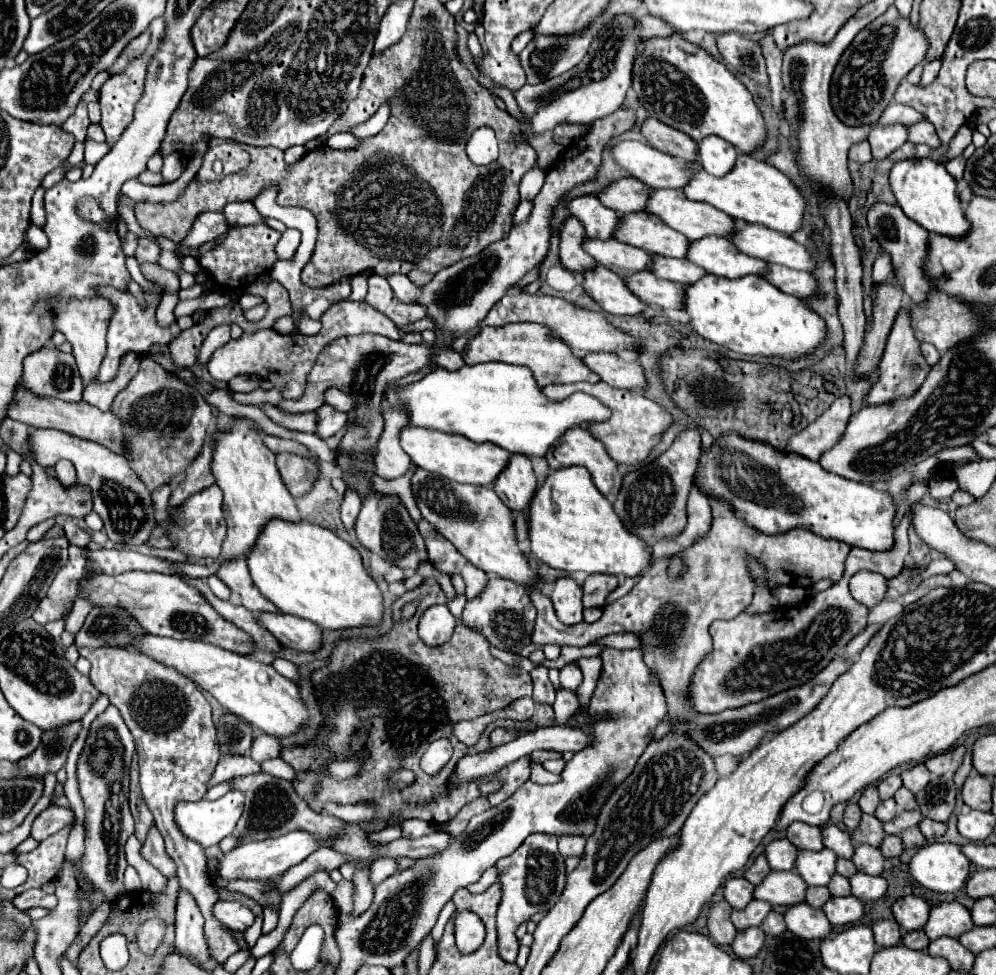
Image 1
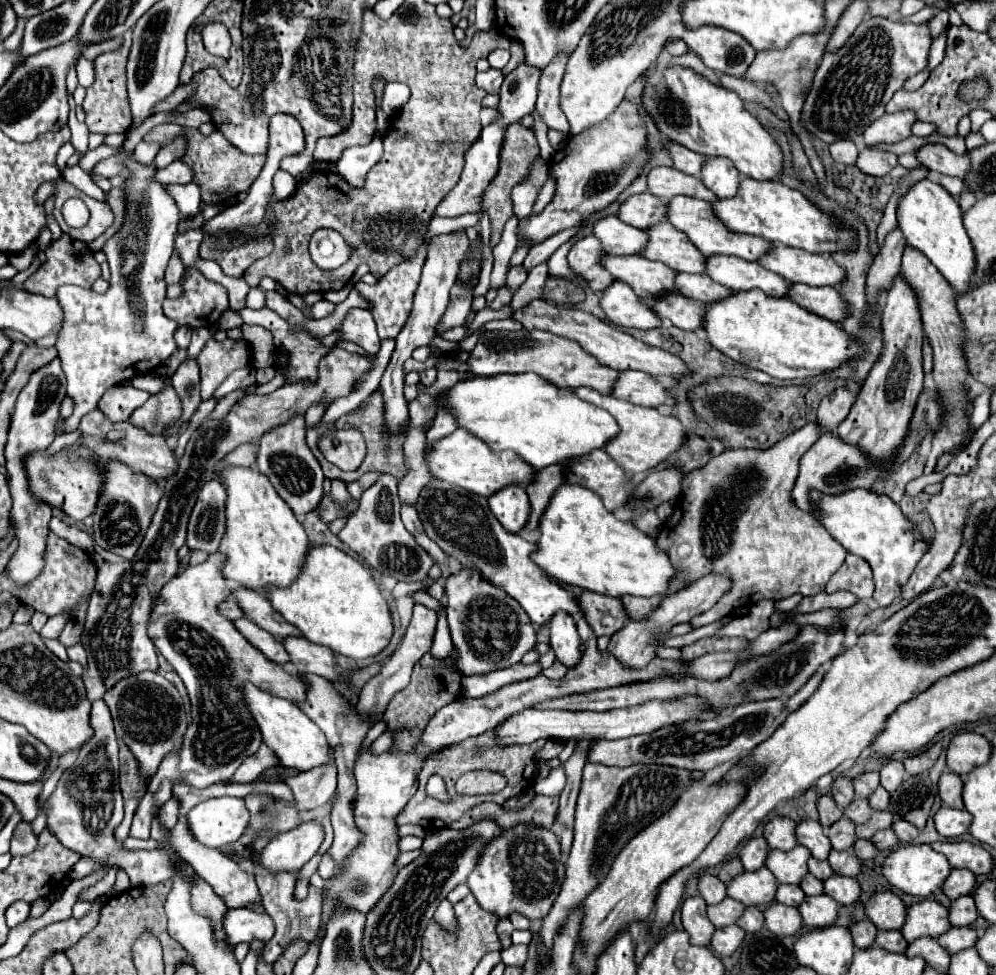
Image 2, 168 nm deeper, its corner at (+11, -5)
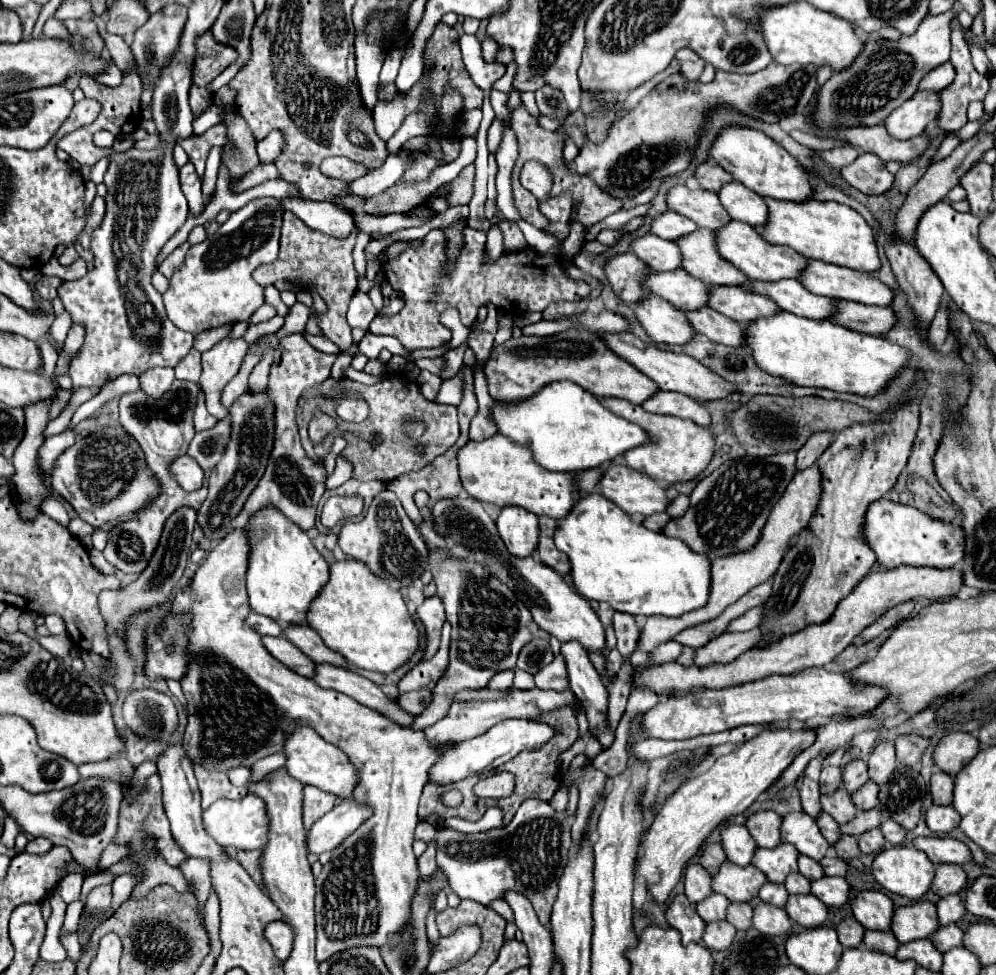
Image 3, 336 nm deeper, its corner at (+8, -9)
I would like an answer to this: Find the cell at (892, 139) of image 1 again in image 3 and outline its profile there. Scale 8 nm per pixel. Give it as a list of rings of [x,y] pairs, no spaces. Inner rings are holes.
[[[918,91],[912,99],[892,111],[884,125],[892,137],[910,139],[920,135],[930,121],[940,113],[940,93],[936,91]]]

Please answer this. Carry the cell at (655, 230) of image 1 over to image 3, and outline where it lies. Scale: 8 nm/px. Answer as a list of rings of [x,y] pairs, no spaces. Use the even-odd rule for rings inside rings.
[[[698,229],[696,233],[678,239],[676,245],[680,247],[682,257],[684,257],[682,259],[684,269],[700,281],[704,281],[708,285],[744,285],[744,281],[748,281],[748,277],[744,277],[744,273],[740,273],[740,269],[736,269],[736,265],[732,265],[730,261],[724,261],[720,257],[720,253],[716,253],[716,237],[712,231]]]

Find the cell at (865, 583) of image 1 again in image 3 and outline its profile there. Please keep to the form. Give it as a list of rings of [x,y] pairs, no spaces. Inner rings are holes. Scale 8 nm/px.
[[[758,627],[746,633],[724,633],[712,639],[708,645],[700,647],[694,657],[694,663],[700,667],[708,667],[714,663],[730,663],[740,653],[744,653],[750,645],[754,645],[760,637],[762,633]]]

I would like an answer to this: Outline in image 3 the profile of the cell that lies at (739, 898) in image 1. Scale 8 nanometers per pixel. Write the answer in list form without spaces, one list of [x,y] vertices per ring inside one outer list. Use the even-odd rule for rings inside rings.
[[[688,865],[684,871],[684,895],[688,901],[698,903],[712,893],[712,877],[702,865]]]

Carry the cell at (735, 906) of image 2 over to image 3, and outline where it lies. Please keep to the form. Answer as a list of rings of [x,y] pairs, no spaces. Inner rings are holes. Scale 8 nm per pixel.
[[[710,893],[704,901],[696,903],[696,911],[698,911],[698,915],[700,915],[706,923],[710,923],[710,921],[720,921],[720,919],[726,917],[726,907],[728,907],[728,903],[730,903],[730,901],[728,901],[724,895],[720,895],[720,893]]]

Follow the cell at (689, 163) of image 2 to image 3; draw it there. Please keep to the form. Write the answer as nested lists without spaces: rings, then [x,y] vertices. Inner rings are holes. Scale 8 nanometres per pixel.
[[[702,163],[702,165],[698,165],[698,169],[696,169],[696,179],[698,179],[698,183],[700,183],[702,189],[714,191],[714,193],[718,193],[724,183],[734,181],[734,177],[732,177],[728,171],[724,171],[724,169],[718,167],[718,165],[712,165],[712,163]]]

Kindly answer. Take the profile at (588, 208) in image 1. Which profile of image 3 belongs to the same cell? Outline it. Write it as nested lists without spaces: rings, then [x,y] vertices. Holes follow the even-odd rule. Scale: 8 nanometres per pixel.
[[[656,235],[640,237],[632,243],[632,251],[648,265],[652,265],[654,271],[672,271],[682,267],[682,255],[680,247],[674,241],[664,241]]]

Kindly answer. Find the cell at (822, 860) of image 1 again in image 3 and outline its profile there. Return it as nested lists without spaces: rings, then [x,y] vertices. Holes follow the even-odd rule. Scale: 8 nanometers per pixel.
[[[780,843],[774,849],[758,847],[752,857],[752,865],[756,865],[772,883],[784,883],[788,873],[798,871],[798,851],[792,849],[790,843]]]

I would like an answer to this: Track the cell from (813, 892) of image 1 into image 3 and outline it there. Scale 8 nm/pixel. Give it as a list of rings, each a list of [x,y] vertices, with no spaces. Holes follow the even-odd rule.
[[[766,881],[762,887],[760,887],[760,893],[758,897],[766,903],[772,903],[772,905],[778,905],[778,907],[784,907],[786,899],[788,899],[788,891],[784,889],[784,885],[776,885],[772,881]]]

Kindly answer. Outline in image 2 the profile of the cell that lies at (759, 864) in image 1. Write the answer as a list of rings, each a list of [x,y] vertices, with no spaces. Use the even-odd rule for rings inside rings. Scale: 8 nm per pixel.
[[[733,857],[733,859],[729,859],[729,861],[721,867],[721,871],[719,871],[719,879],[721,879],[723,883],[729,883],[733,877],[741,875],[743,871],[745,871],[745,869],[743,869],[741,861],[739,861],[737,857]]]

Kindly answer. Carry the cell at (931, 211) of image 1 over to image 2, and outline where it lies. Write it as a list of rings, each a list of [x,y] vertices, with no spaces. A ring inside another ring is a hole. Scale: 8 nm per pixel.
[[[925,177],[923,181],[911,185],[911,189],[899,197],[897,221],[907,243],[925,253],[929,261],[941,271],[941,275],[957,289],[957,293],[965,293],[971,283],[975,253],[969,235],[961,223],[961,209],[955,197],[939,183],[933,183]]]

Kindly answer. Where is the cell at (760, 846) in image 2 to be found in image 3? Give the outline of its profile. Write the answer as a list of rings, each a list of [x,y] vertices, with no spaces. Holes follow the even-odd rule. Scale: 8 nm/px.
[[[726,825],[722,827],[720,837],[722,837],[722,849],[728,861],[742,865],[742,867],[750,865],[756,843],[744,825]]]

